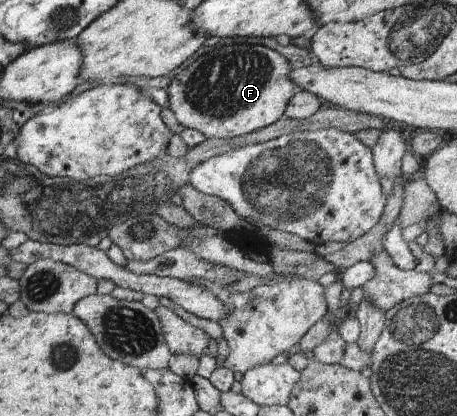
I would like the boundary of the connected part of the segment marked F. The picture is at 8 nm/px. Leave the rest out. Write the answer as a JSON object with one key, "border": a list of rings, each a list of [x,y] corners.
{"border":[[[241,44],[241,46],[217,48],[201,54],[171,80],[167,86],[169,108],[174,112],[181,127],[196,130],[205,139],[219,140],[247,134],[274,123],[283,115],[289,98],[295,92],[293,84],[289,82],[289,72],[291,72],[289,62],[281,54],[275,54],[273,50],[263,48],[262,45]]]}

